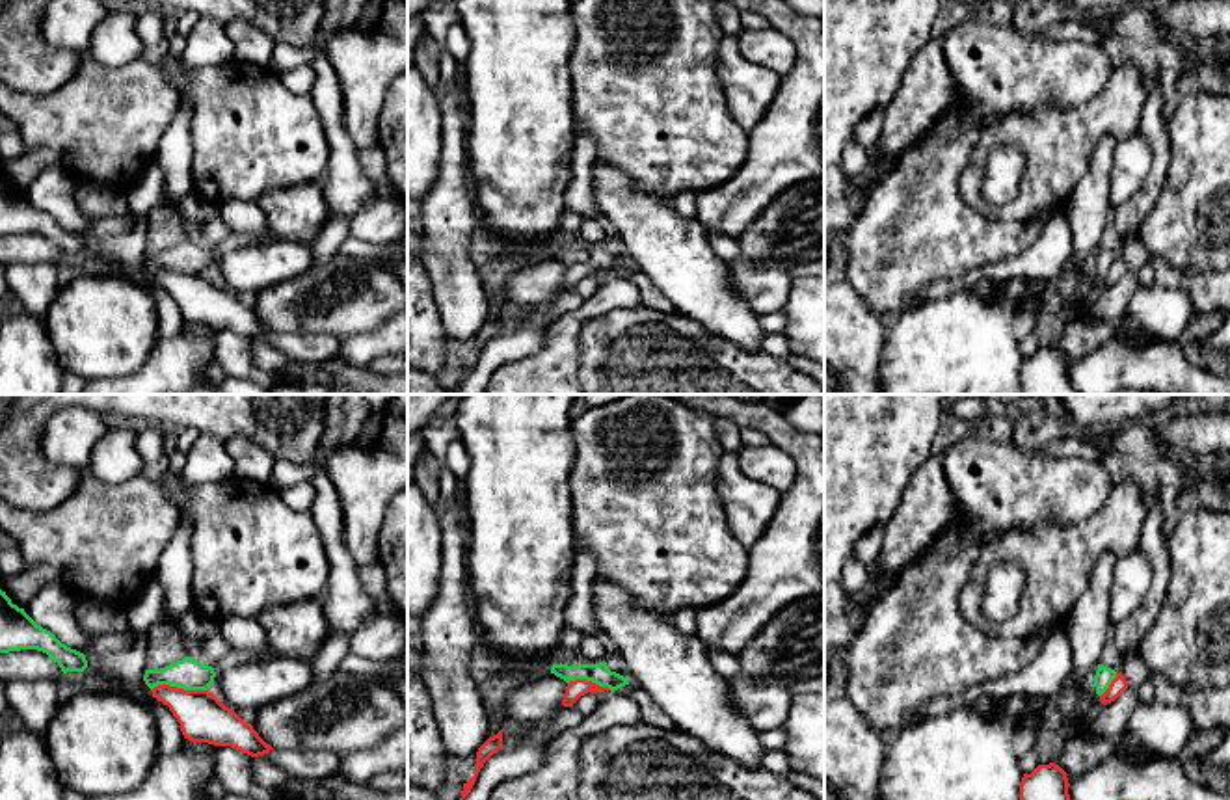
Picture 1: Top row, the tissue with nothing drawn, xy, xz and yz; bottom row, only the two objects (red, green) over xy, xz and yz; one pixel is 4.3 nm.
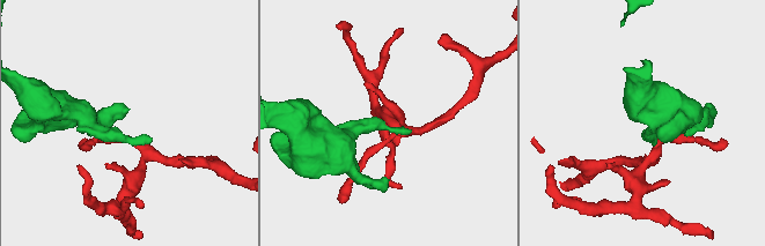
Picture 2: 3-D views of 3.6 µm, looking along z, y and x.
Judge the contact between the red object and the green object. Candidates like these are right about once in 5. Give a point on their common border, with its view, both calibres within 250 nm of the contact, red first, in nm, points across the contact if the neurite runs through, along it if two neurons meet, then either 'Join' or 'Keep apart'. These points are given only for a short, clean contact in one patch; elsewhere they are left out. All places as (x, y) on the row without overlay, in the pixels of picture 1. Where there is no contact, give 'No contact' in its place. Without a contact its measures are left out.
Touches red at xy (177, 272). Thickness 200 nm (red) against 140 nm. Boundary: xy (205, 272), (157, 268), (151, 274). Keep apart

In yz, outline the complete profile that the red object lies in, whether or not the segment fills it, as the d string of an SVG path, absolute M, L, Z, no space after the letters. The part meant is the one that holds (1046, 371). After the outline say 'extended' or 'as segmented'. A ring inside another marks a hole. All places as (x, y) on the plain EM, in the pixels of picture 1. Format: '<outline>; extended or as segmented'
M1038 348L1020 367L1022 394L1079 394L1068 378L1066 355L1055 348Z; as segmented

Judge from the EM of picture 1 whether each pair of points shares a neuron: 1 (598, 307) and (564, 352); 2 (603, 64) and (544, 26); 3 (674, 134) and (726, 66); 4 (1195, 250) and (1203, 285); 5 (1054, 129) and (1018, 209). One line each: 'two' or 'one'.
1: one
2: two
3: two
4: two
5: one

